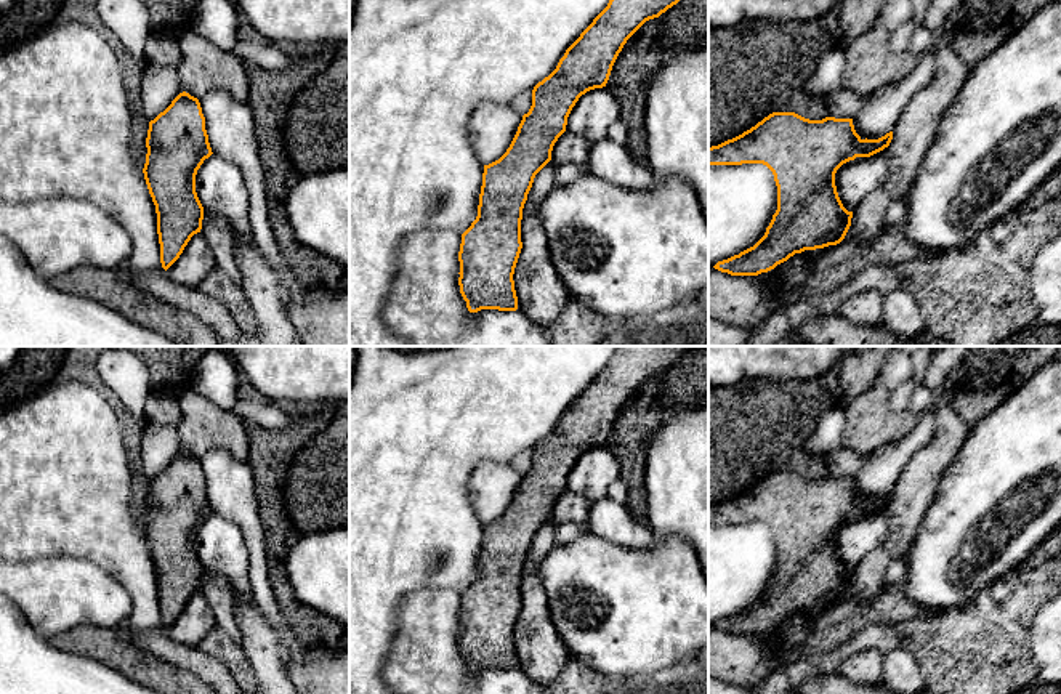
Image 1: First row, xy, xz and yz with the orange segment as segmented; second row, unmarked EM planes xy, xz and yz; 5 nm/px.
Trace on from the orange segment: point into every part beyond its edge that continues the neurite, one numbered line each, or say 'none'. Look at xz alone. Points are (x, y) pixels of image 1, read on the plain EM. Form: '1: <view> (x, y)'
none

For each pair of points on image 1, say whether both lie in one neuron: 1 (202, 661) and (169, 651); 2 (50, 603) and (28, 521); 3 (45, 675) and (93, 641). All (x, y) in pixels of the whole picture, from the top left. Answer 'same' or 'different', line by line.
1: same
2: different
3: different

